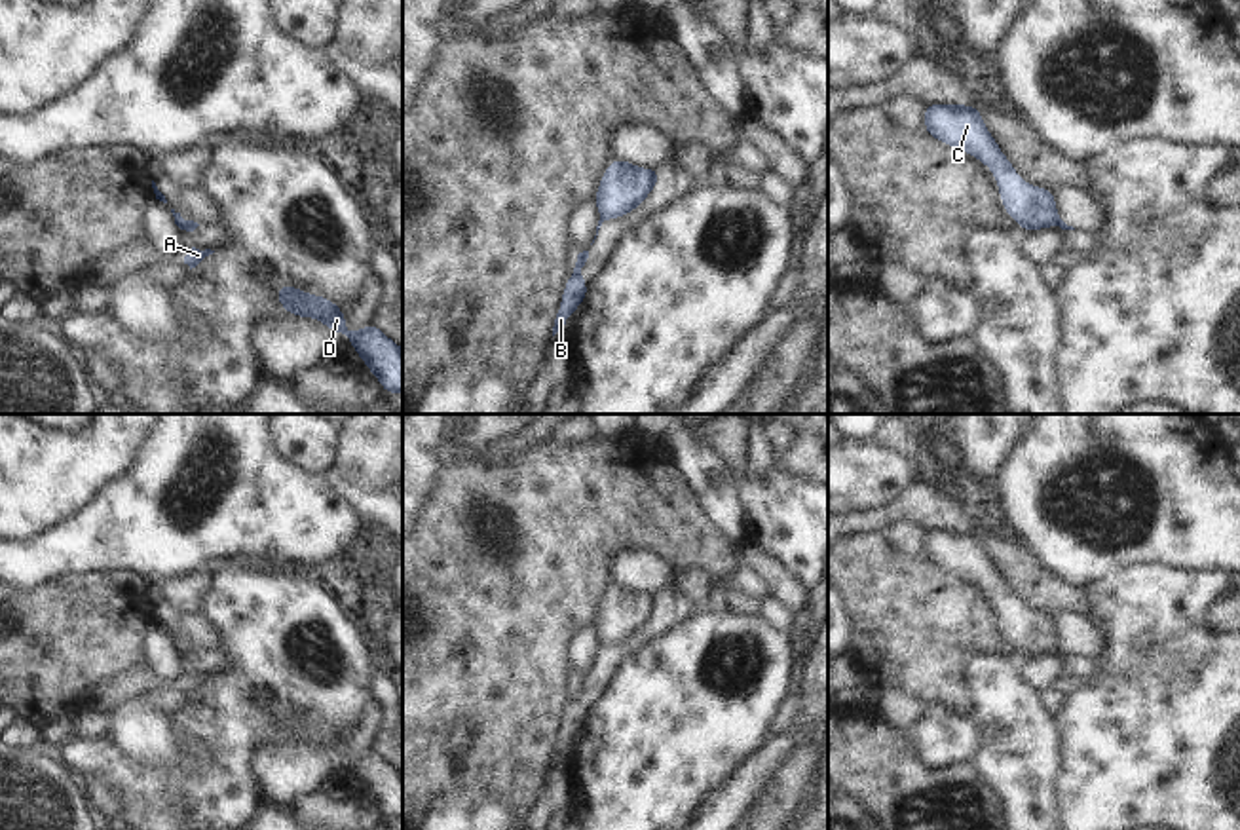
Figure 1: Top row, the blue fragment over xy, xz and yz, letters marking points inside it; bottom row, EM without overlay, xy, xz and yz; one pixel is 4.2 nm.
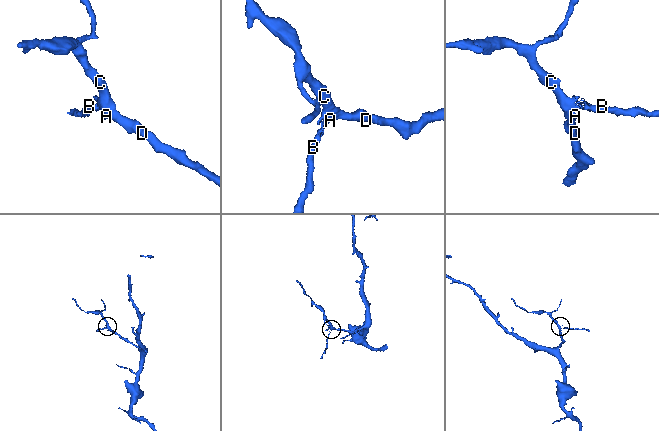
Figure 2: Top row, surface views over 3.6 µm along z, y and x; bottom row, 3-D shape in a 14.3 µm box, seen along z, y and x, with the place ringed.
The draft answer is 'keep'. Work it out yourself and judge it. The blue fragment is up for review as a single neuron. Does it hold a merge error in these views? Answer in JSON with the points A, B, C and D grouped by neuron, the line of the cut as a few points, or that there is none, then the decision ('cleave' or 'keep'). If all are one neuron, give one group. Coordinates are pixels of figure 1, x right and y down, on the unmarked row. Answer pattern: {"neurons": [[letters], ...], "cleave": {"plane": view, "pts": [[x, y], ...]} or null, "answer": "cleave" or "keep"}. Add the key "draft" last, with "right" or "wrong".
{"neurons": [["A", "C", "D"], ["B"]], "cleave": {"plane": "xy", "pts": [[173, 639], [183, 654]]}, "answer": "cleave", "draft": "wrong"}

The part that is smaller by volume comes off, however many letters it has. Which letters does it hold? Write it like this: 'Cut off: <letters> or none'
Cut off: B

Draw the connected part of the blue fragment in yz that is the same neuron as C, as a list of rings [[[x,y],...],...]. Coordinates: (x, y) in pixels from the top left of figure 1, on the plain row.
[[[929,528],[923,543],[923,555],[932,564],[970,579],[993,596],[1003,634],[1024,653],[1024,659],[1058,651],[1054,617],[1027,610],[1016,598],[976,532]]]

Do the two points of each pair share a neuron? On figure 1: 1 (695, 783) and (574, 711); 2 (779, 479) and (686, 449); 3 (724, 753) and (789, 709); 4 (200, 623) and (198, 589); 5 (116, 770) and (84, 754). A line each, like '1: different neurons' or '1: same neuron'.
1: different neurons
2: different neurons
3: different neurons
4: different neurons
5: same neuron

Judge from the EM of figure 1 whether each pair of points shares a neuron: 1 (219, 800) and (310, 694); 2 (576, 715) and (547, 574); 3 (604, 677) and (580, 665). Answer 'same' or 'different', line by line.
1: same
2: different
3: different

